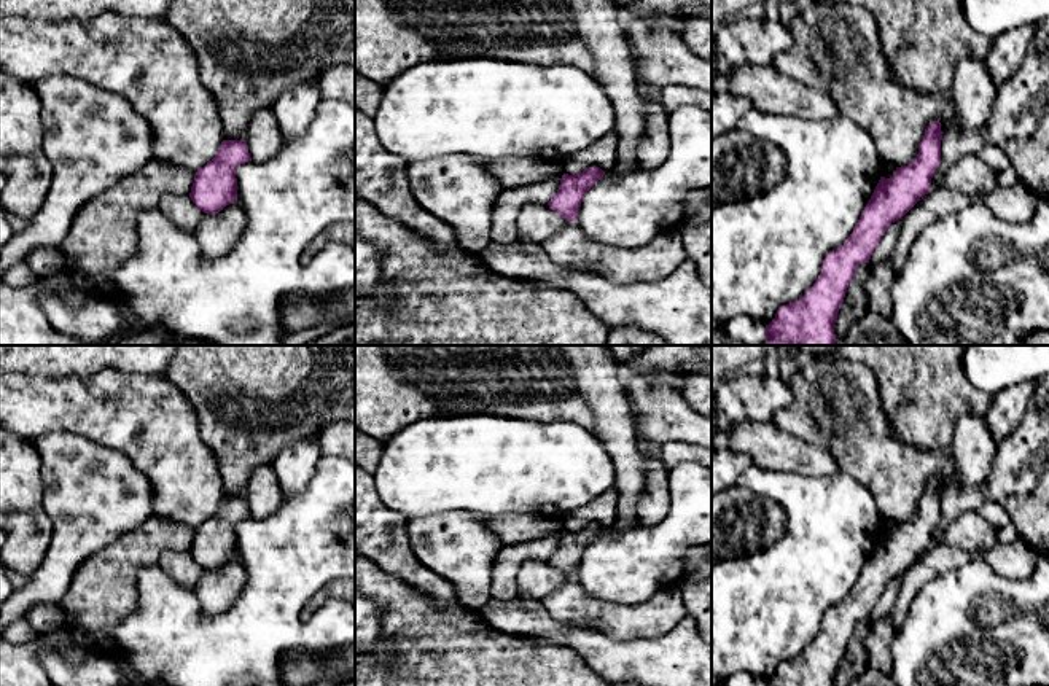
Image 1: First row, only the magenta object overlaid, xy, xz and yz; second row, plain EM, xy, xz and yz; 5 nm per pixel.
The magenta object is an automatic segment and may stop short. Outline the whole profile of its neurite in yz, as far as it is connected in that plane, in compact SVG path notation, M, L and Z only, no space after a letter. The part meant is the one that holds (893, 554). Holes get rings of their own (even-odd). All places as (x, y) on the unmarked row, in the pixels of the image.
M933 477L925 485L918 500L918 511L909 522L896 524L893 533L880 533L871 555L868 557L850 594L836 606L829 608L821 621L821 630L807 649L778 664L775 675L766 681L766 686L834 686L837 668L844 659L847 645L861 619L869 619L872 608L877 605L882 592L891 579L904 573L925 551L931 546L931 535L941 520L941 479Z

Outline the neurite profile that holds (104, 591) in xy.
M150 516L137 530L121 535L110 546L83 560L59 602L67 624L88 632L113 630L138 606L138 573L158 565L167 552L189 552L194 530Z

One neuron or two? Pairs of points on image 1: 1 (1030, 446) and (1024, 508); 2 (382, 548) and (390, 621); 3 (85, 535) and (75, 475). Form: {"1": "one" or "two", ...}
{"1": "two", "2": "two", "3": "one"}

